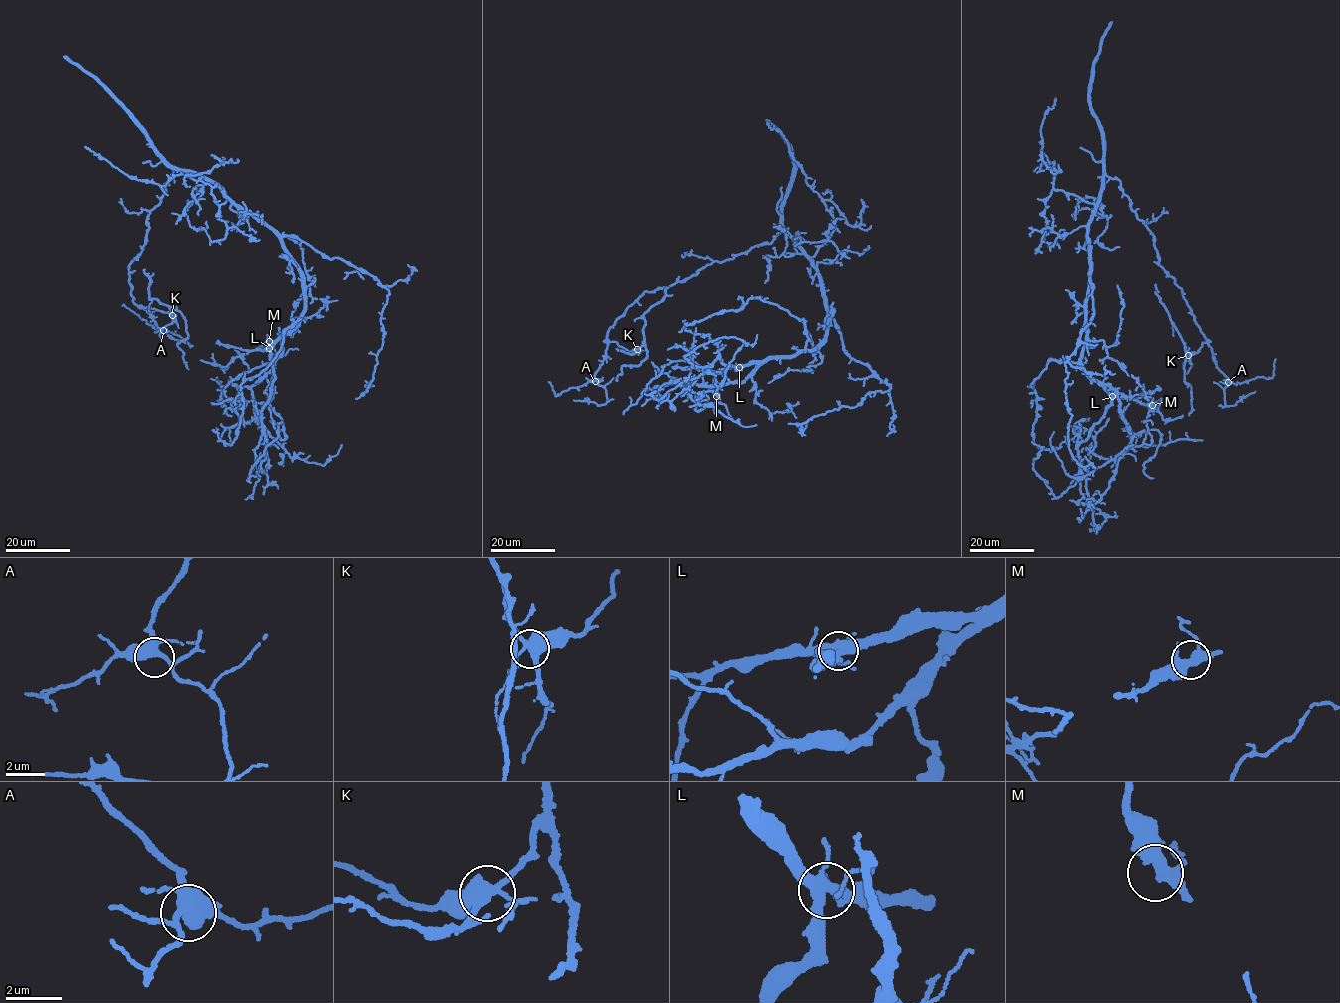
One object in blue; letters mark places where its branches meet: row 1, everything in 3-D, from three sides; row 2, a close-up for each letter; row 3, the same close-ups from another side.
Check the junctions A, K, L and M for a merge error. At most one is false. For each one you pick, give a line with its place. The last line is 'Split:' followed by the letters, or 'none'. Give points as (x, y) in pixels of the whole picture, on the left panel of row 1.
K: (172, 315)
Split: K

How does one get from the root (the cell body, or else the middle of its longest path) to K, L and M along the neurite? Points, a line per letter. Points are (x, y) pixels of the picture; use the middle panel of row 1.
K: (816, 273), (783, 231), (768, 244), (643, 292), (606, 335), (627, 350), (637, 350)
L: (816, 273), (827, 314), (823, 340), (808, 351), (769, 357), (739, 367)
M: (816, 273), (827, 314), (823, 340), (808, 351), (722, 369), (713, 383), (716, 396)

